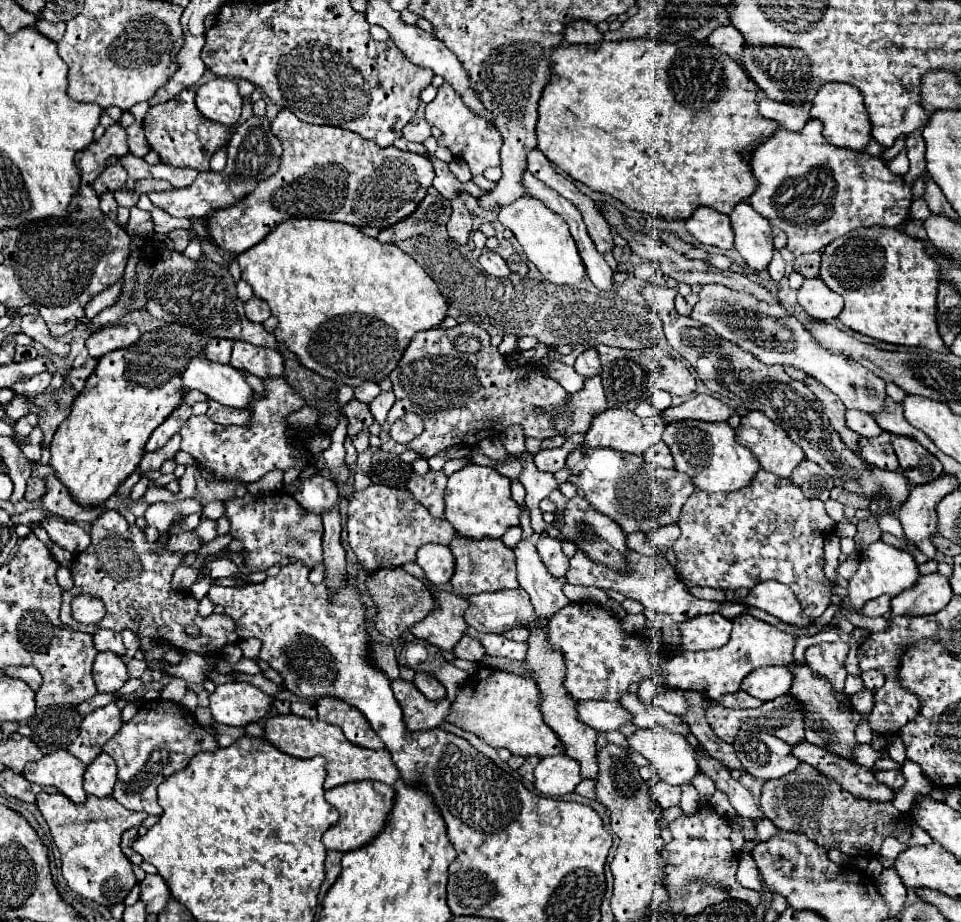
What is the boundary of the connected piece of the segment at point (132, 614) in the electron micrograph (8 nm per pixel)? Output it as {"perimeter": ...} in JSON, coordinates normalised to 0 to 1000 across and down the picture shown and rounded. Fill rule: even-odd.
{"perimeter":[[[109,552],[95,572],[95,591],[86,600],[78,602],[74,615],[78,637],[66,643],[63,674],[91,687],[99,687],[103,680],[118,684],[128,684],[132,680],[143,689],[153,689],[163,695],[174,693],[186,704],[193,704],[193,680],[205,678],[207,689],[195,689],[195,700],[201,706],[228,706],[234,697],[247,697],[249,689],[245,687],[245,674],[238,667],[222,665],[217,669],[207,669],[203,650],[180,650],[184,641],[178,637],[178,624],[186,615],[190,602],[178,602],[172,595],[161,604],[161,595],[161,589],[151,589],[148,574],[142,569],[137,572],[124,554]],[[82,645],[97,645],[107,652],[111,665],[103,676],[88,678],[76,671],[74,652]]]}

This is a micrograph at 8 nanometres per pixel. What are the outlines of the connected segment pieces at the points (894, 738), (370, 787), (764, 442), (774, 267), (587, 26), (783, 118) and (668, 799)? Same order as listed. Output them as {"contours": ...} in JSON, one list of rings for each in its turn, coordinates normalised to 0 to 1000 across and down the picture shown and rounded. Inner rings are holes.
{"contours":[[[[927,797],[927,823],[931,823],[933,828],[942,825],[942,812],[940,812],[940,804],[935,804],[935,797]]],[[[374,847],[374,849],[359,849],[338,858],[338,867],[353,880],[353,890],[336,903],[336,916],[349,923],[367,923],[376,916],[382,916],[401,895],[401,888],[409,873],[409,854],[394,849],[394,847]]],[[[779,446],[771,452],[767,478],[786,491],[792,509],[809,517],[821,517],[825,507],[838,498],[834,485],[794,446]]],[[[804,270],[804,281],[802,281],[802,287],[798,292],[806,305],[811,305],[817,298],[817,283],[809,270]]],[[[594,23],[588,27],[588,44],[590,47],[623,47],[627,44],[627,36],[615,23]]],[[[794,105],[790,110],[790,123],[798,129],[809,131],[819,142],[834,142],[842,129],[842,118],[844,118],[844,112],[819,114],[800,105]]],[[[686,847],[680,856],[677,856],[684,873],[688,877],[696,877],[696,875],[702,875],[707,873],[707,864],[709,864],[709,856],[707,854],[700,854],[700,851],[694,851],[692,847]]]]}

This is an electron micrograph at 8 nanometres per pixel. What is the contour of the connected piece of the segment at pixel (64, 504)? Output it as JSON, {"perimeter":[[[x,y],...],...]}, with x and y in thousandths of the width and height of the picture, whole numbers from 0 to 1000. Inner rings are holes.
{"perimeter":[[[55,515],[45,517],[47,522],[47,535],[43,537],[43,550],[47,554],[51,554],[57,561],[70,563],[70,565],[91,565],[97,567],[105,552],[86,552],[84,548],[78,548],[78,543],[74,543],[74,537],[70,535],[70,530],[66,530],[66,526],[61,524],[61,520]]]}

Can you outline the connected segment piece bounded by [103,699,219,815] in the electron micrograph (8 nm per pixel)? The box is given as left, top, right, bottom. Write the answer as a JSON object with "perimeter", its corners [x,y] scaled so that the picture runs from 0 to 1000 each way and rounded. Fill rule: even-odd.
{"perimeter":[[[172,758],[153,760],[145,767],[143,775],[128,784],[126,793],[107,808],[107,815],[113,817],[124,832],[118,864],[136,880],[168,884],[170,880],[163,871],[163,851],[180,838],[190,836],[207,815],[224,812],[228,812],[226,802],[205,784],[197,769]]]}

